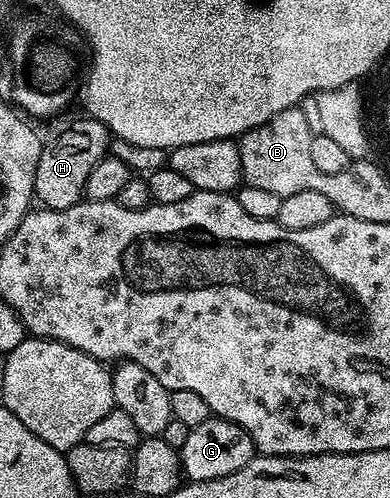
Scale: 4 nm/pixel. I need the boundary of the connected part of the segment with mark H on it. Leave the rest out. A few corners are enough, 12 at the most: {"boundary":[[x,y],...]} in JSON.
{"boundary":[[81,118],[49,140],[34,199],[48,209],[83,202],[105,159],[109,129]]}

